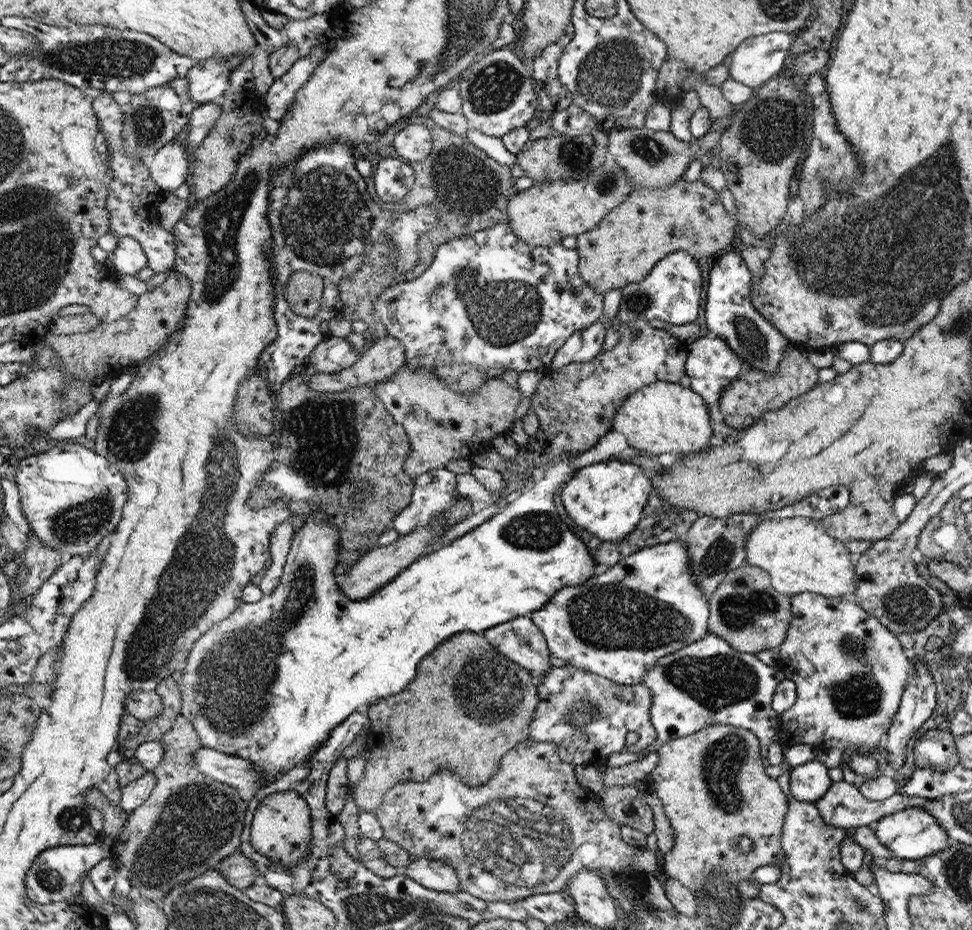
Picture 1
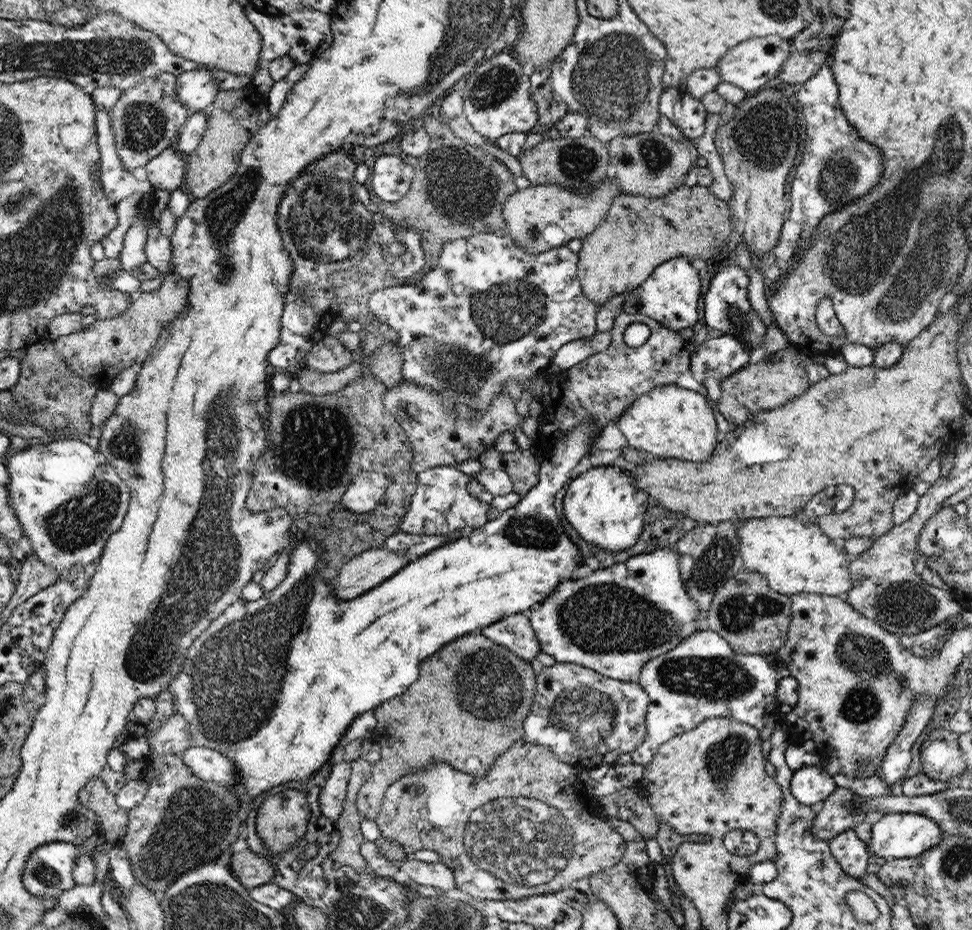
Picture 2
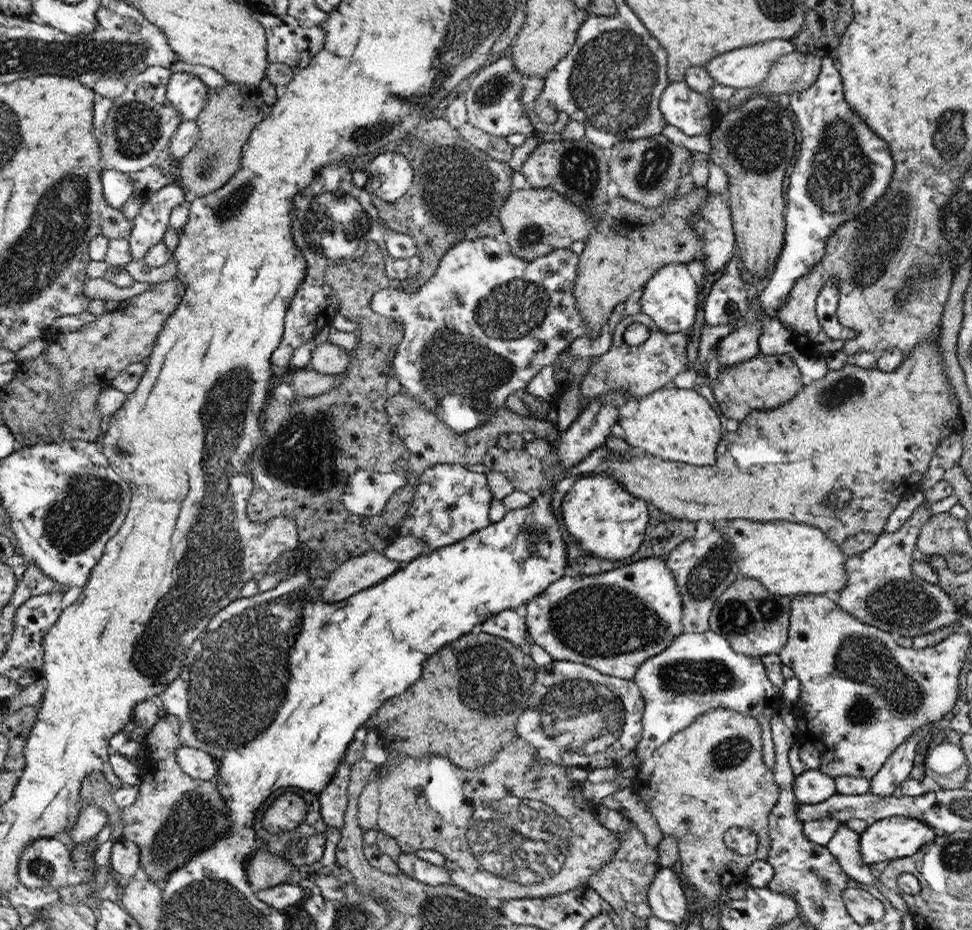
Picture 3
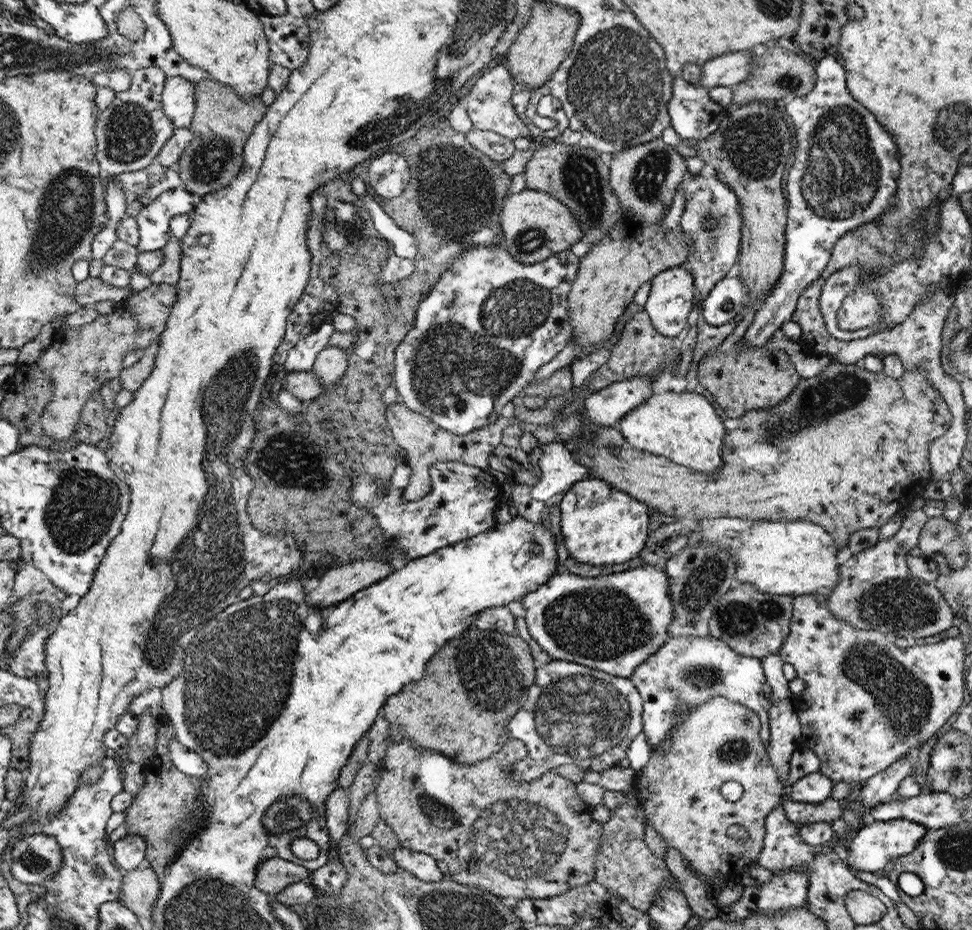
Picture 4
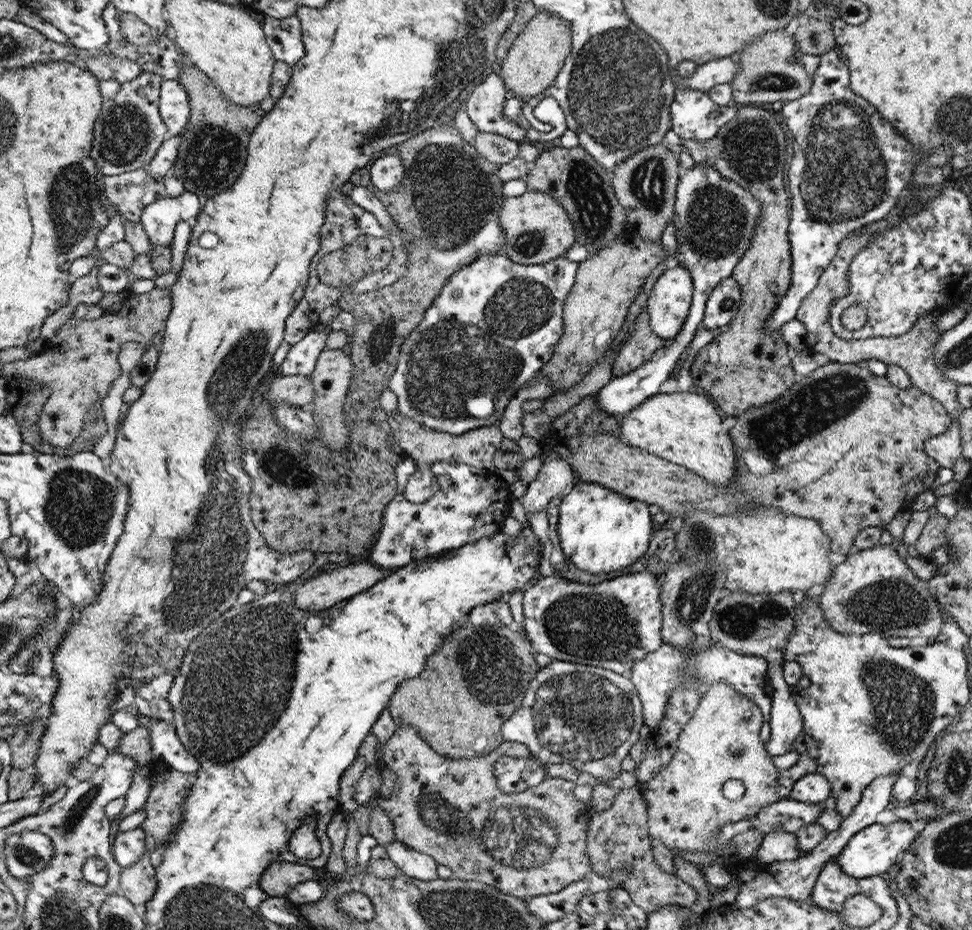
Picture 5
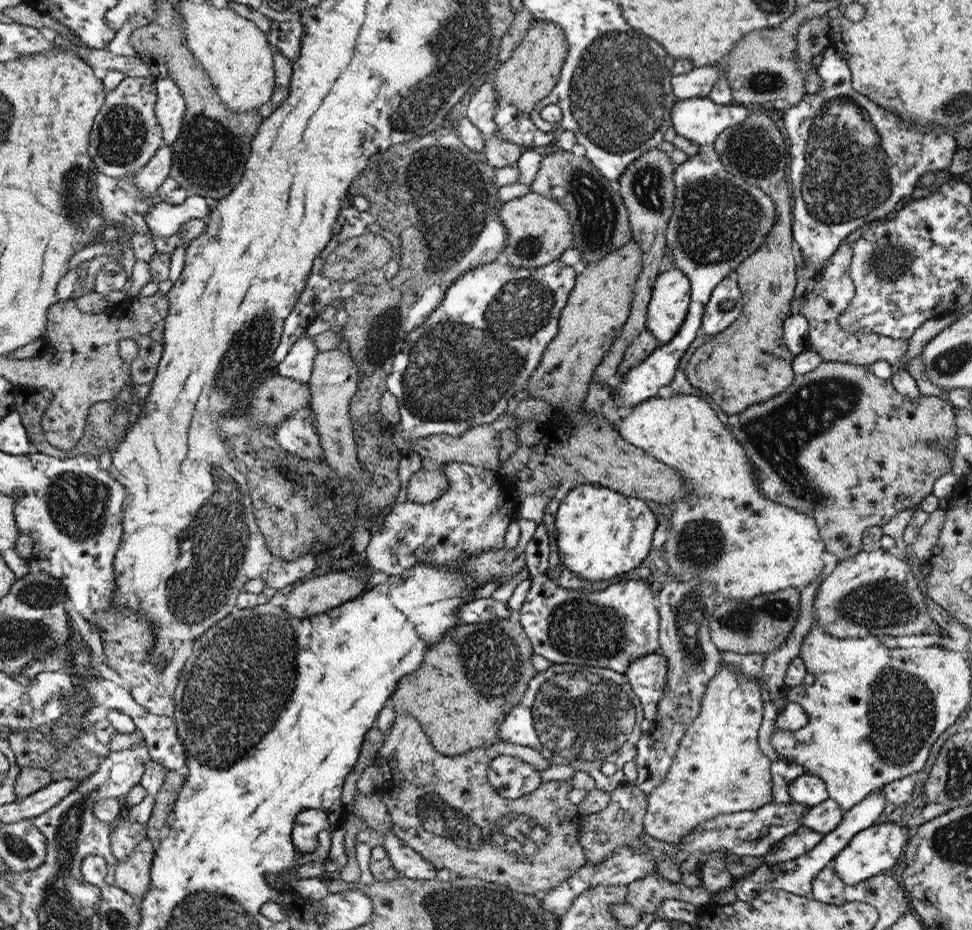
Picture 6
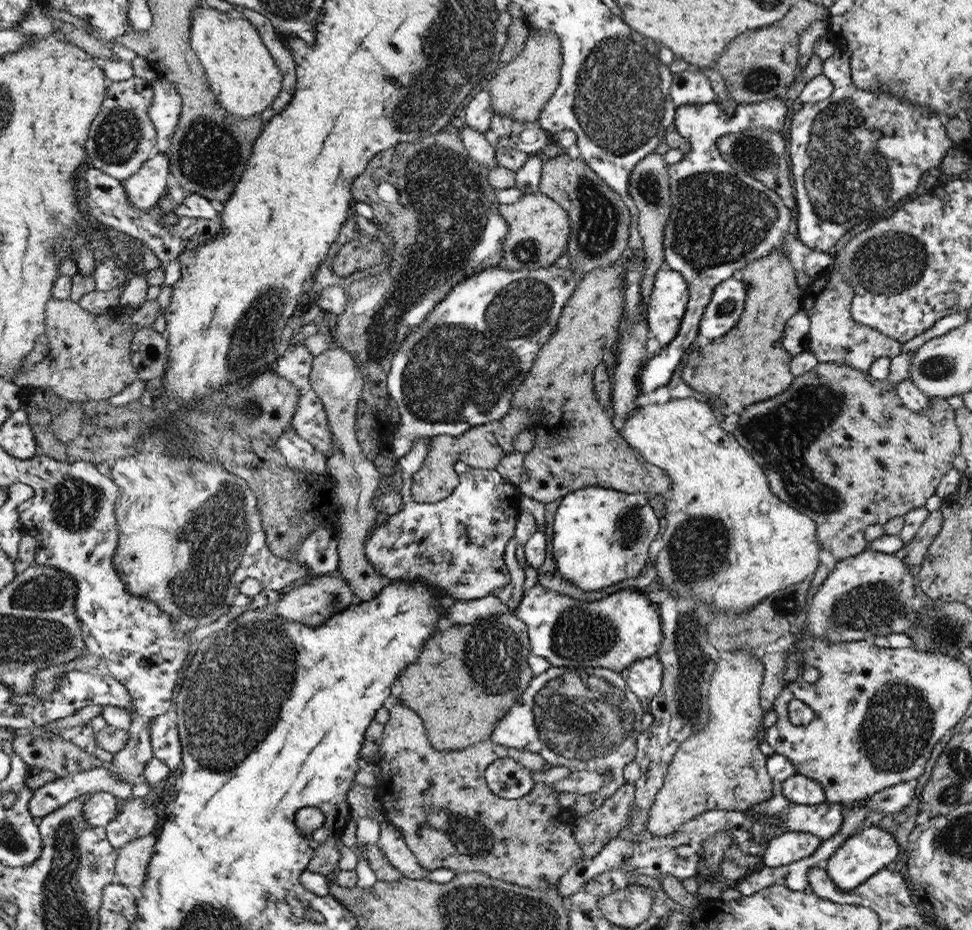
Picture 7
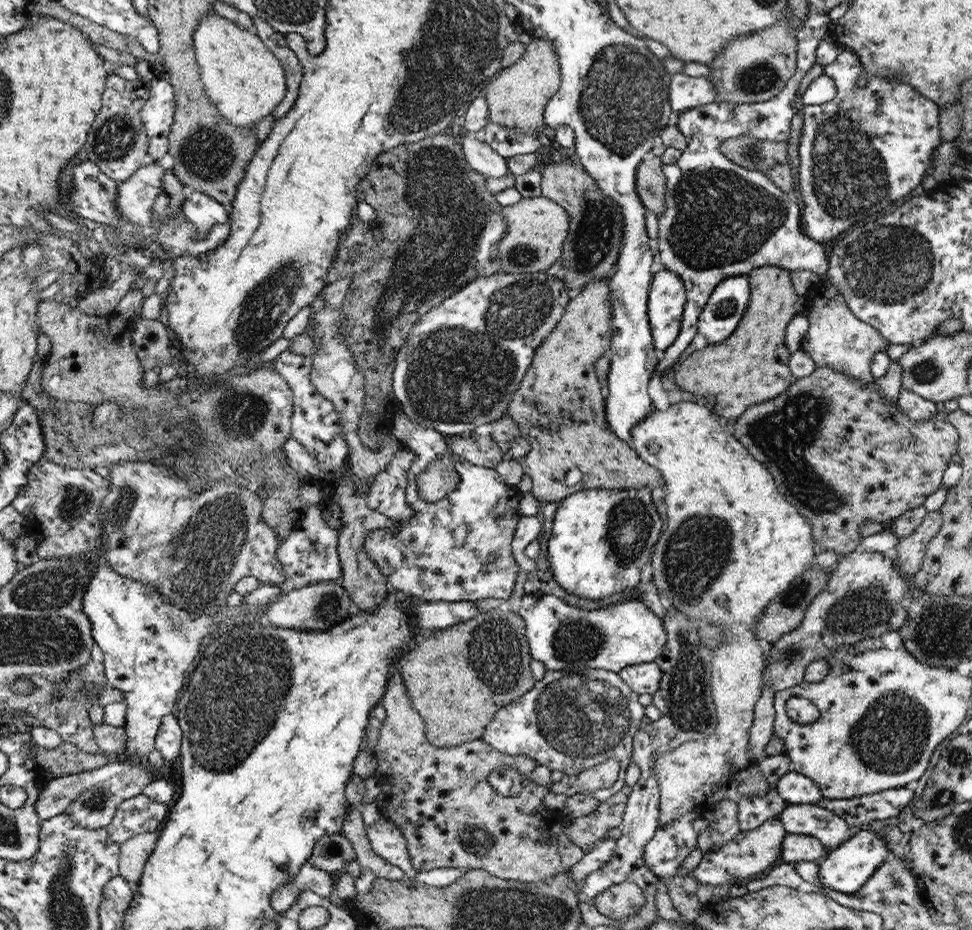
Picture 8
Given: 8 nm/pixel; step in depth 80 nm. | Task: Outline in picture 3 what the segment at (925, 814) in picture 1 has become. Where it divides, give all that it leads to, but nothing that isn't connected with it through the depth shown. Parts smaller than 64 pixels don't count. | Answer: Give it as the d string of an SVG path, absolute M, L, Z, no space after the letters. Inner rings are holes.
M897 816L880 819L860 834L860 852L863 861L874 868L876 864L885 860L894 860L916 854L922 846L932 842L937 834L938 832L924 821L912 817Z

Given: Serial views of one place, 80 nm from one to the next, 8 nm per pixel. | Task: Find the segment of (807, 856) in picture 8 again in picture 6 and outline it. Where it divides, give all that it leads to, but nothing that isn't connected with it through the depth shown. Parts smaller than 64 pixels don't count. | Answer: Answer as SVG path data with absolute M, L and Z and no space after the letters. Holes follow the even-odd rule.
M800 827L772 845L772 849L768 854L763 856L766 860L764 863L776 864L798 858L798 856L812 850L822 840L822 837L821 832Z

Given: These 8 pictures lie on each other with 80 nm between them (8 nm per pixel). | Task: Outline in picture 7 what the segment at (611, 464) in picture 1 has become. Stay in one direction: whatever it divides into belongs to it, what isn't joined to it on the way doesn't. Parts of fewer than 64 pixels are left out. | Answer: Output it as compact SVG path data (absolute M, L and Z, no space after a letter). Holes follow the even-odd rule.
M587 486L559 500L553 530L552 548L558 570L586 593L636 578L648 560L648 546L658 536L660 526L644 494Z

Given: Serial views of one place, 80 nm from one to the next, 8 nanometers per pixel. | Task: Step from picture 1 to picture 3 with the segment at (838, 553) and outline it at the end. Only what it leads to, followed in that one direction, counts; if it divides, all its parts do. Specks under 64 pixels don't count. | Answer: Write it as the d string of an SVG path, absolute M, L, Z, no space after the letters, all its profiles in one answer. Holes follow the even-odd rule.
M732 519L711 522L732 544L739 554L739 574L742 577L757 578L769 591L786 597L794 595L832 595L845 588L849 575L844 570L844 560L840 548L826 538L820 527L812 528L808 523L787 520L755 521L752 519Z

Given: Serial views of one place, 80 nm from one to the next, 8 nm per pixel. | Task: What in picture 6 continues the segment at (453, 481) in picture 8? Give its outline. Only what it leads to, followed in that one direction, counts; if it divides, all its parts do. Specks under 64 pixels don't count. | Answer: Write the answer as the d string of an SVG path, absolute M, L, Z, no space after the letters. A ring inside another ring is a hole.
M488 423L469 428L465 433L455 437L449 434L435 434L427 437L408 440L409 452L420 455L421 466L409 476L408 486L406 486L406 497L408 501L419 504L434 502L440 498L449 487L449 478L443 474L441 467L449 462L466 463L472 466L481 466L483 469L499 470L502 465L498 459L498 448L500 448L500 438L496 431Z

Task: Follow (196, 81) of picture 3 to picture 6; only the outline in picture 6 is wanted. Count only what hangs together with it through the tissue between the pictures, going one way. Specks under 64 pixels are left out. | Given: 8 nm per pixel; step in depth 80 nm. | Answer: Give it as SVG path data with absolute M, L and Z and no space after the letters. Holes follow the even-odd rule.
M170 78L157 79L157 104L155 110L162 127L162 140L166 146L173 145L181 134L187 104L180 87Z

